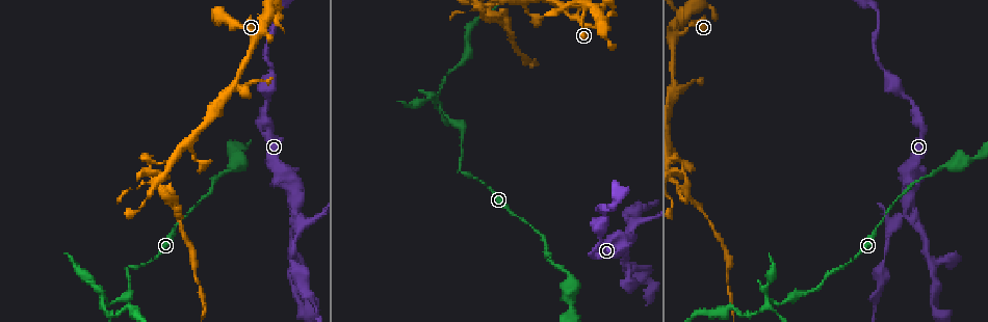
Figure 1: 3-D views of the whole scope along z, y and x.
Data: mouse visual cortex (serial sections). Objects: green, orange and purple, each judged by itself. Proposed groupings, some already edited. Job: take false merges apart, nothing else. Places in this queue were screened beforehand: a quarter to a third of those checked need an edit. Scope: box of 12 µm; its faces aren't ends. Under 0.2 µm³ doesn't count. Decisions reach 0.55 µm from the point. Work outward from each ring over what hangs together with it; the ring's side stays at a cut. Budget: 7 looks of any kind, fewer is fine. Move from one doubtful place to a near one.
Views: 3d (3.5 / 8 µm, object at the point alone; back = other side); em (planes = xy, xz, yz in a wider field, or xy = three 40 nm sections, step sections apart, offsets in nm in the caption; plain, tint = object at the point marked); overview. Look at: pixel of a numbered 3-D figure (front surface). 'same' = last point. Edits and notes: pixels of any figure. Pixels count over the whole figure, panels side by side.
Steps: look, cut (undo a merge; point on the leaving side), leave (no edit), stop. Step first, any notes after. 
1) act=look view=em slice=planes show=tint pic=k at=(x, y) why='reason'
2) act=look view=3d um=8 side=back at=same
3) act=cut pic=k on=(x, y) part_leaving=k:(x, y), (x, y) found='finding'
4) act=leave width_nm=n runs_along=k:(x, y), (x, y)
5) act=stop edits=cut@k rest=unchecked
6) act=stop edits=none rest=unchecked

act=look view=3d um=3.5 pic=1 at=(296, 215) why='four or more arms meet'

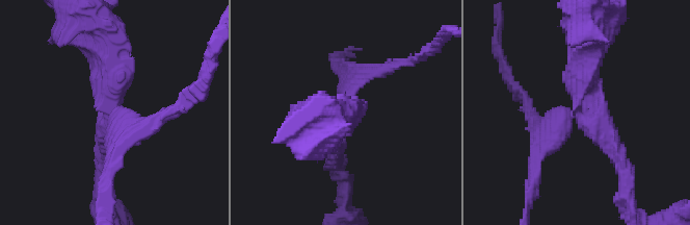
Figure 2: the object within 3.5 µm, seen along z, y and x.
act=look view=em slice=xy step=2 show=plain pic=2 at=(577, 110)

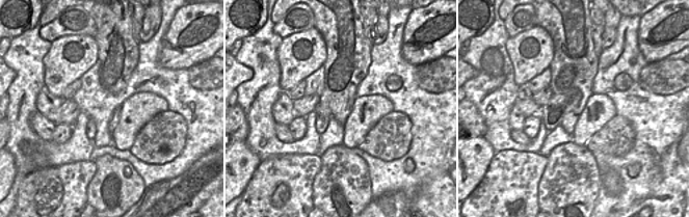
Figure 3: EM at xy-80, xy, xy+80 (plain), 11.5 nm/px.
act=look view=em slice=xy step=2 show=tint at=same why='with the object marked'

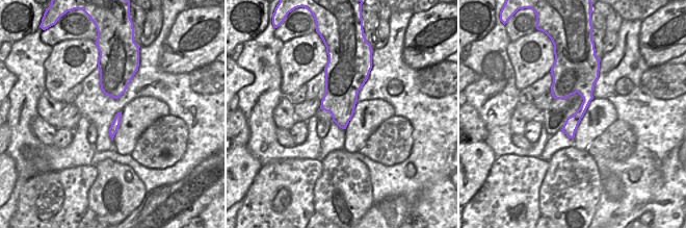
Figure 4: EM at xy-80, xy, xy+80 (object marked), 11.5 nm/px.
act=cut pic=2 on=(133, 116) arm_widths_nm=200,250,250,400 found='a second cell is stuck on'

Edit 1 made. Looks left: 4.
act=look view=3d um=8 pic=1 at=(683, 171) why='abrupt turn'

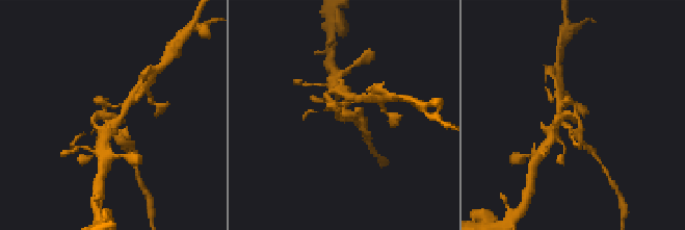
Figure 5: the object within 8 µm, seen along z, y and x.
act=look view=3d um=3.5 pic=5 at=(576, 113)

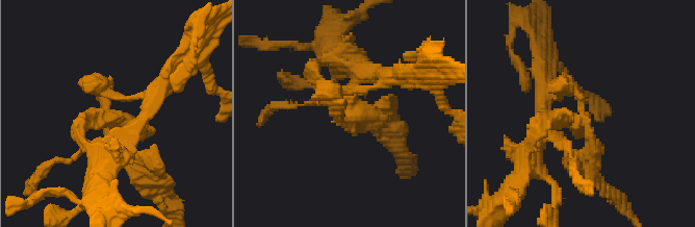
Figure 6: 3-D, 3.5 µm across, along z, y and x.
act=cut pic=6 on=(591, 160) part_leaving=6:(578, 96), (594, 150), (594, 179) found='a second cell is stuck on'

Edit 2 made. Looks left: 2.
act=look view=3d um=3.5 pic=1 at=(275, 14) why='abrupt turn'

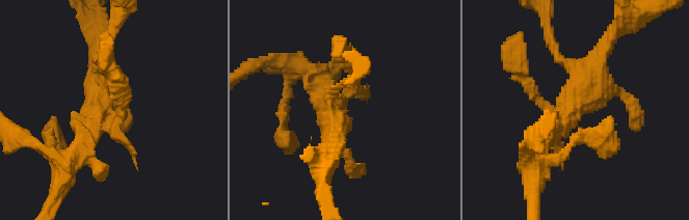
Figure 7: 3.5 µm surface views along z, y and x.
act=look view=em slice=planes show=tint pic=7 at=(564, 114)

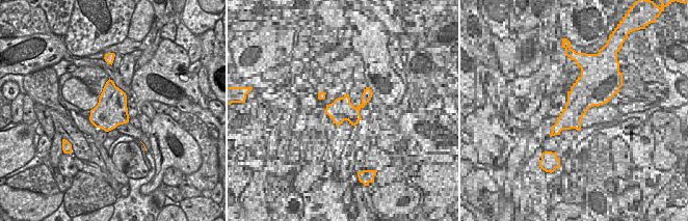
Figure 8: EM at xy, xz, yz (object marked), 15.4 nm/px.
act=leave runs_along=7:(75, 153), (112, 73) found='continuous, no second cell'

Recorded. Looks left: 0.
act=stop edits=cut@2,cut@6 rest=unchecked

